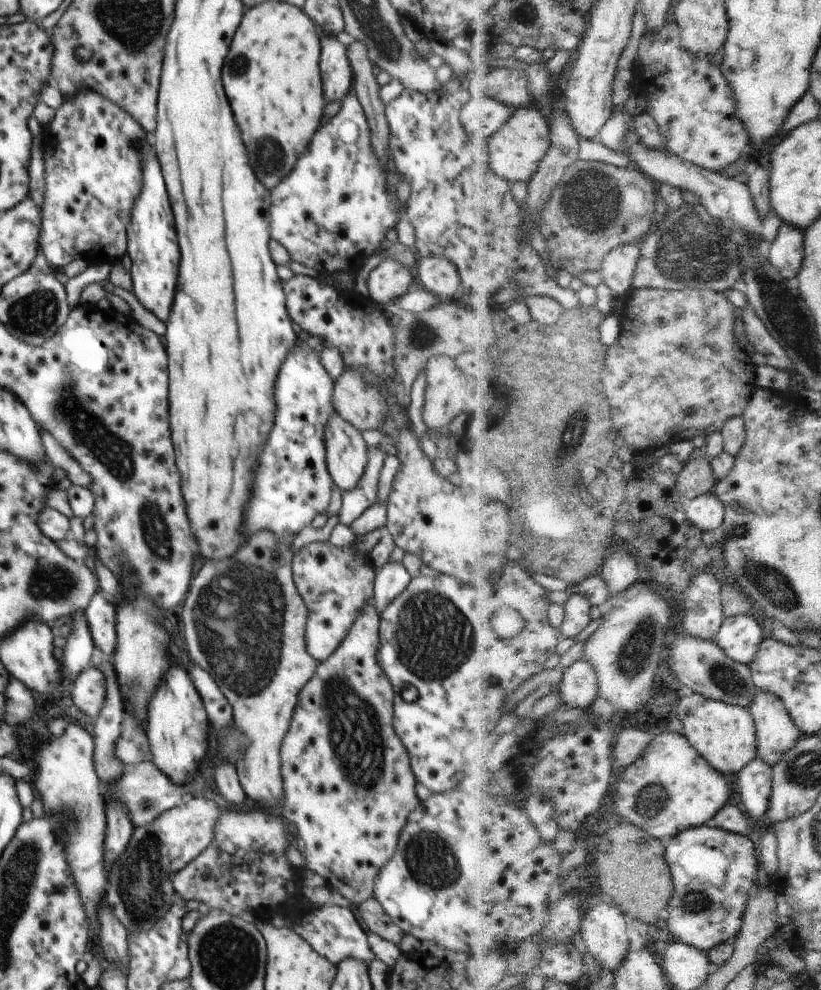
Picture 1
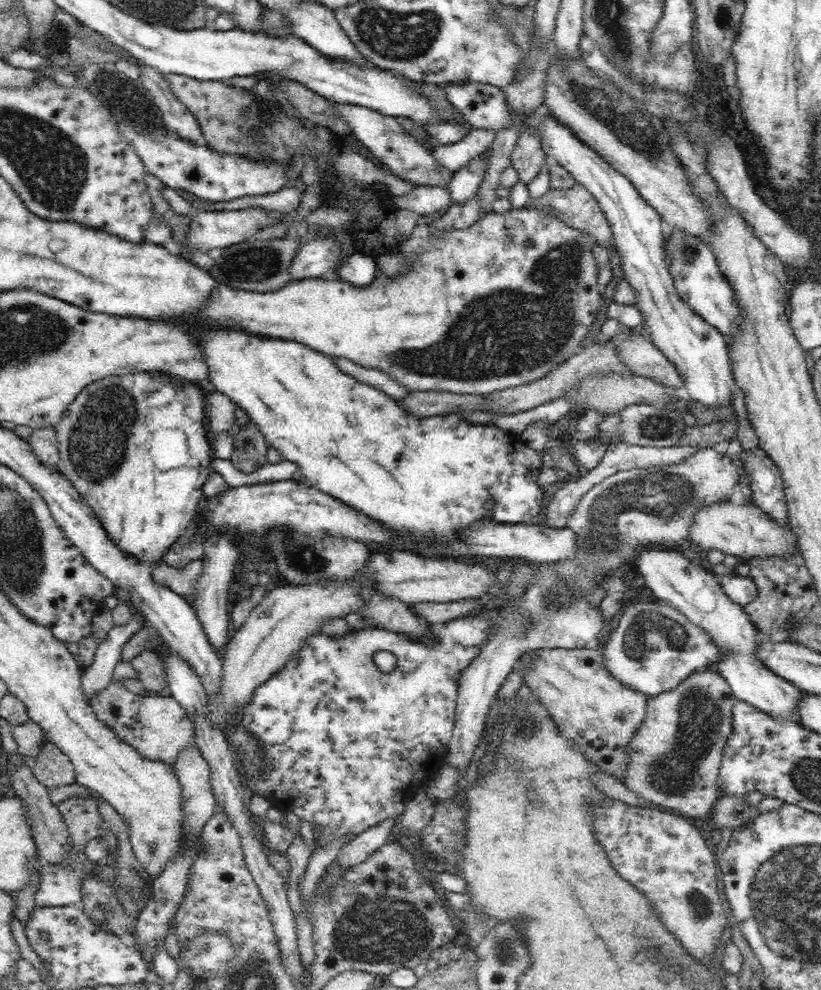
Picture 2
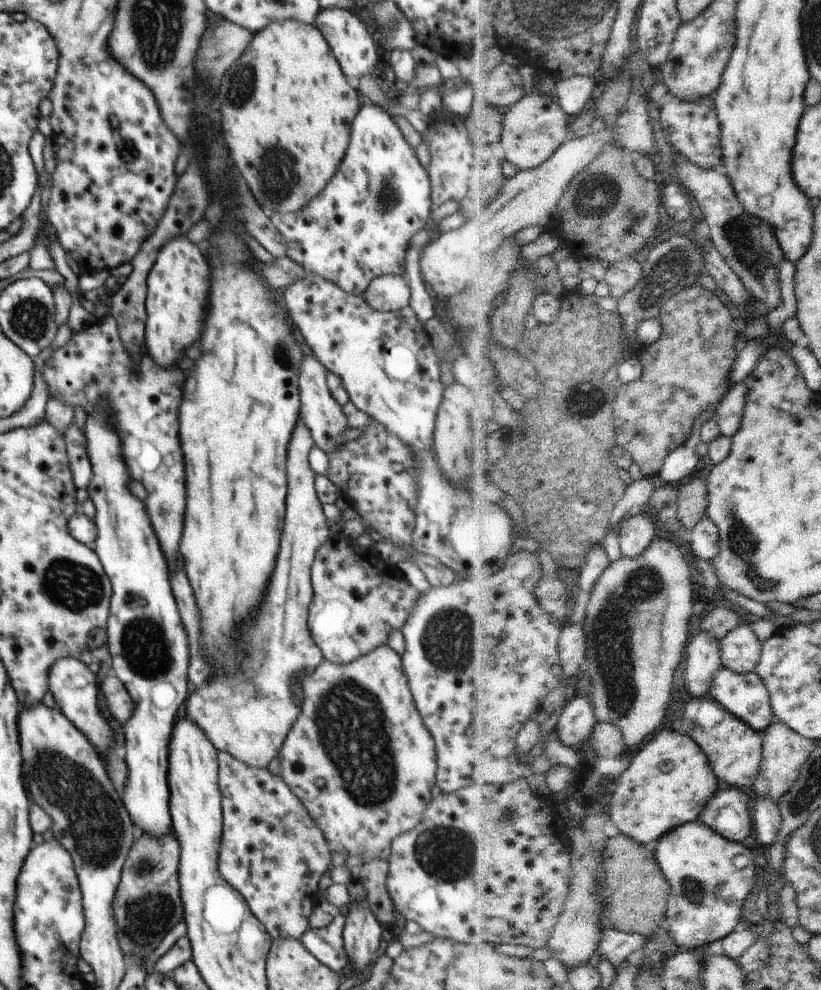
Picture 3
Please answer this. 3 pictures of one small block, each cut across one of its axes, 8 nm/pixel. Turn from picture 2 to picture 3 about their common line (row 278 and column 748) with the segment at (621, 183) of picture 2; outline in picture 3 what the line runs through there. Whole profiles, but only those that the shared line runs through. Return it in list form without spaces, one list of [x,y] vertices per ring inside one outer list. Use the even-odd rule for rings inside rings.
[[[741,623],[732,630],[721,646],[723,664],[739,674],[755,672],[761,665],[765,644],[748,624]]]

